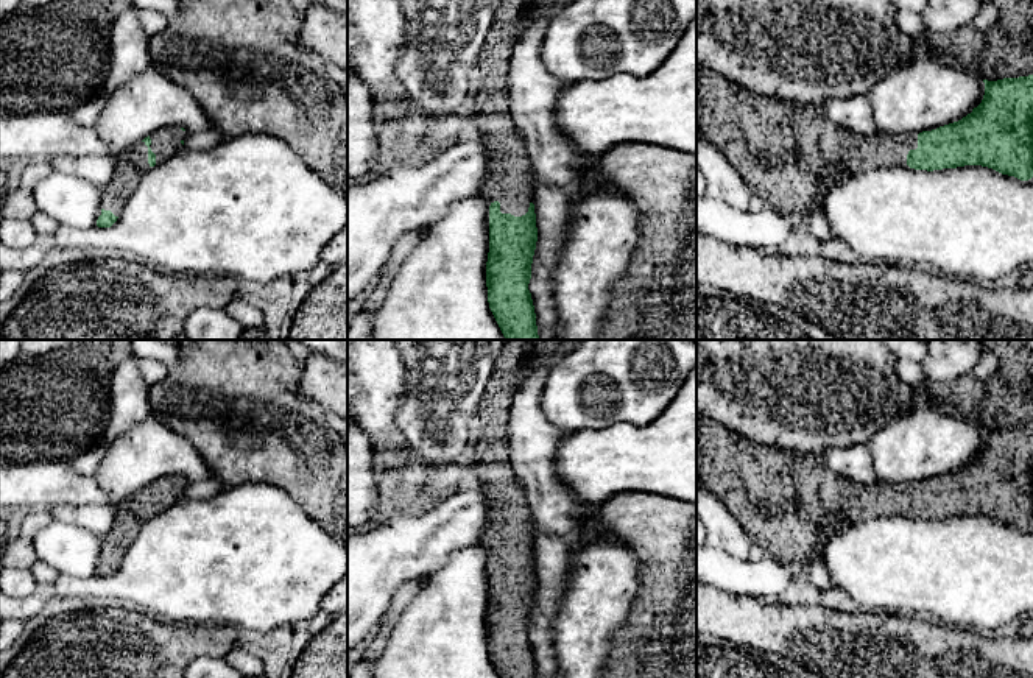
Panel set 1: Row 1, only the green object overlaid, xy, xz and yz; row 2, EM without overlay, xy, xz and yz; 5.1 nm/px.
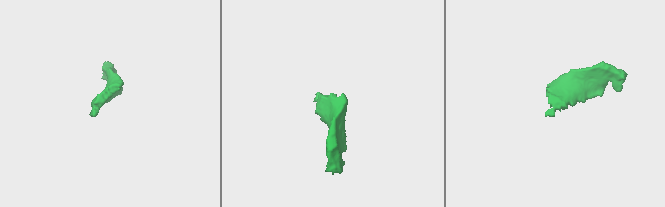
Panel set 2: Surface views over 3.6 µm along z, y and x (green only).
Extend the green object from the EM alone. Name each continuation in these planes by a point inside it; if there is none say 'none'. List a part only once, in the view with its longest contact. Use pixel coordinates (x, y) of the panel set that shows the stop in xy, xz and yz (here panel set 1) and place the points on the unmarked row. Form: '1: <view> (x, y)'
1: xy (164, 493)

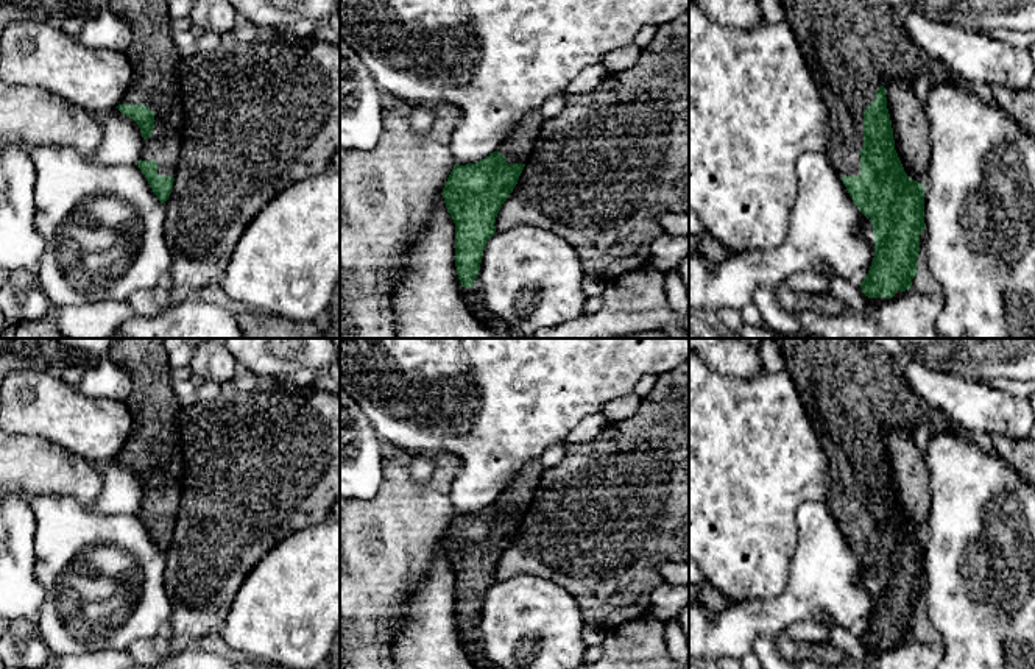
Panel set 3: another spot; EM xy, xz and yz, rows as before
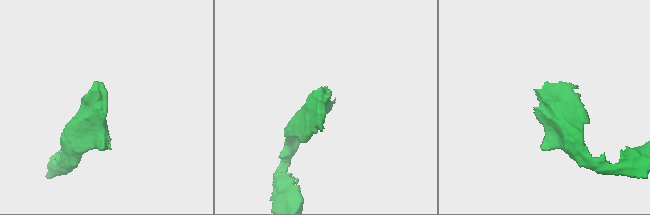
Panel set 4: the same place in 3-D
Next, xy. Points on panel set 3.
1: xy (155, 409)

